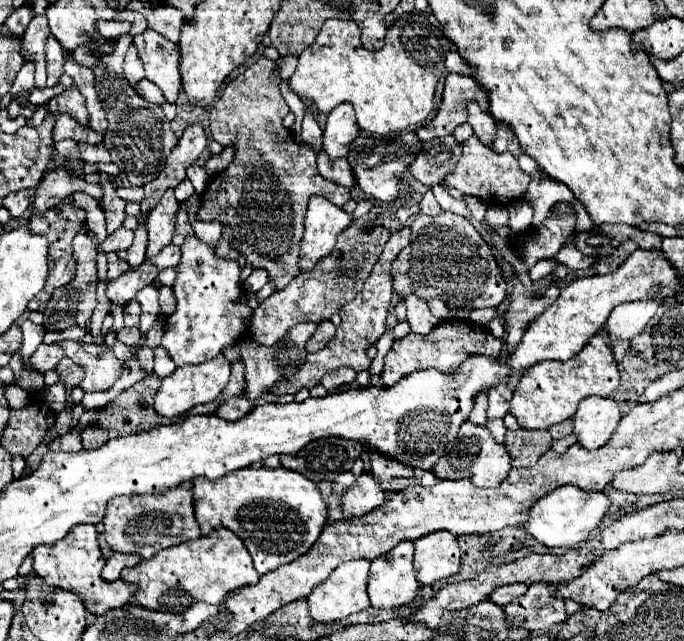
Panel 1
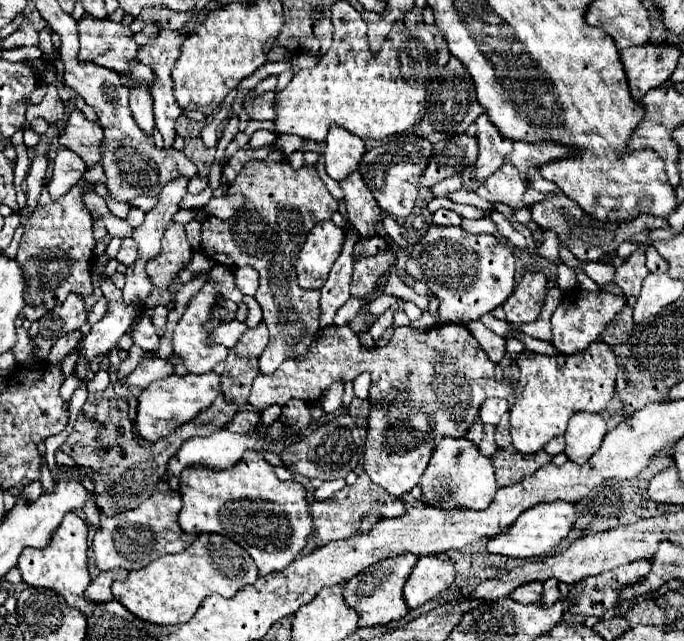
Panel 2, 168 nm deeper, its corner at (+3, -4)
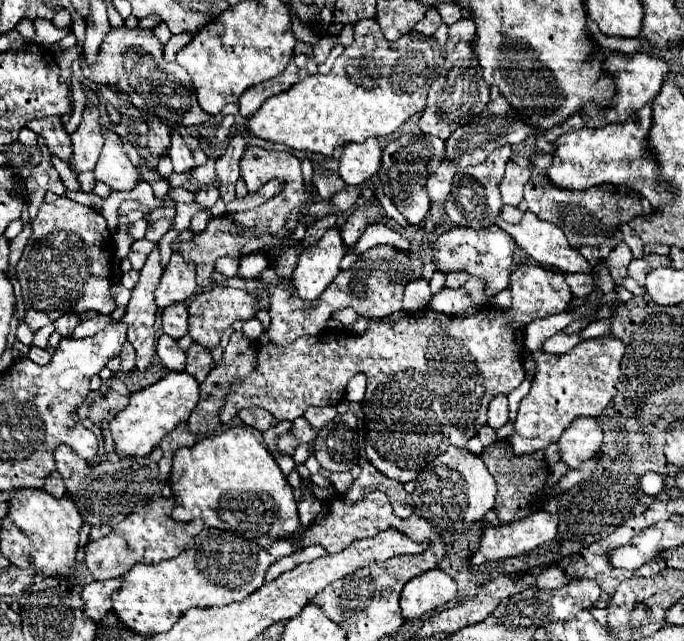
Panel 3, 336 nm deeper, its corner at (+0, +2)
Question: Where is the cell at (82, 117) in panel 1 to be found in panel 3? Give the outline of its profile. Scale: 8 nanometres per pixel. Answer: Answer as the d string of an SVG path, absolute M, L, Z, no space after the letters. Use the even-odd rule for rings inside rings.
M114 131L112 135L106 135L106 145L96 163L94 177L96 181L110 185L114 191L132 191L140 183L140 173L130 163L122 149L122 141Z

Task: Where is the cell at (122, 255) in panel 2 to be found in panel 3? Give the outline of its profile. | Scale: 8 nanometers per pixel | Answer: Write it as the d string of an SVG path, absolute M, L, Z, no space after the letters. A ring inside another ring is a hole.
M138 239L138 241L134 241L132 247L130 247L130 253L128 253L128 259L130 259L130 263L132 263L132 269L140 271L142 265L144 265L144 261L146 261L146 257L148 257L148 253L150 253L154 247L156 247L156 243L152 243L152 241L148 241L148 239Z

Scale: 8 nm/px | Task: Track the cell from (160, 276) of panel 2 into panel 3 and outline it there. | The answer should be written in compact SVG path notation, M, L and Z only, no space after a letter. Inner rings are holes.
M172 253L170 263L160 279L156 289L156 305L158 309L166 309L174 303L184 303L198 293L196 283L196 267L186 261L180 253Z

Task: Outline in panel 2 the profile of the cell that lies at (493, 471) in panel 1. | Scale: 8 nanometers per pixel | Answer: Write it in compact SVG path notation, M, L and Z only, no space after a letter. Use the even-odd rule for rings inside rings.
M443 437L441 441L437 441L435 451L431 455L429 467L425 469L421 481L419 481L421 489L423 489L423 501L435 507L469 507L469 509L485 509L499 485L495 481L495 469L489 457L481 455L479 447L469 441L469 439L455 439L455 437Z

